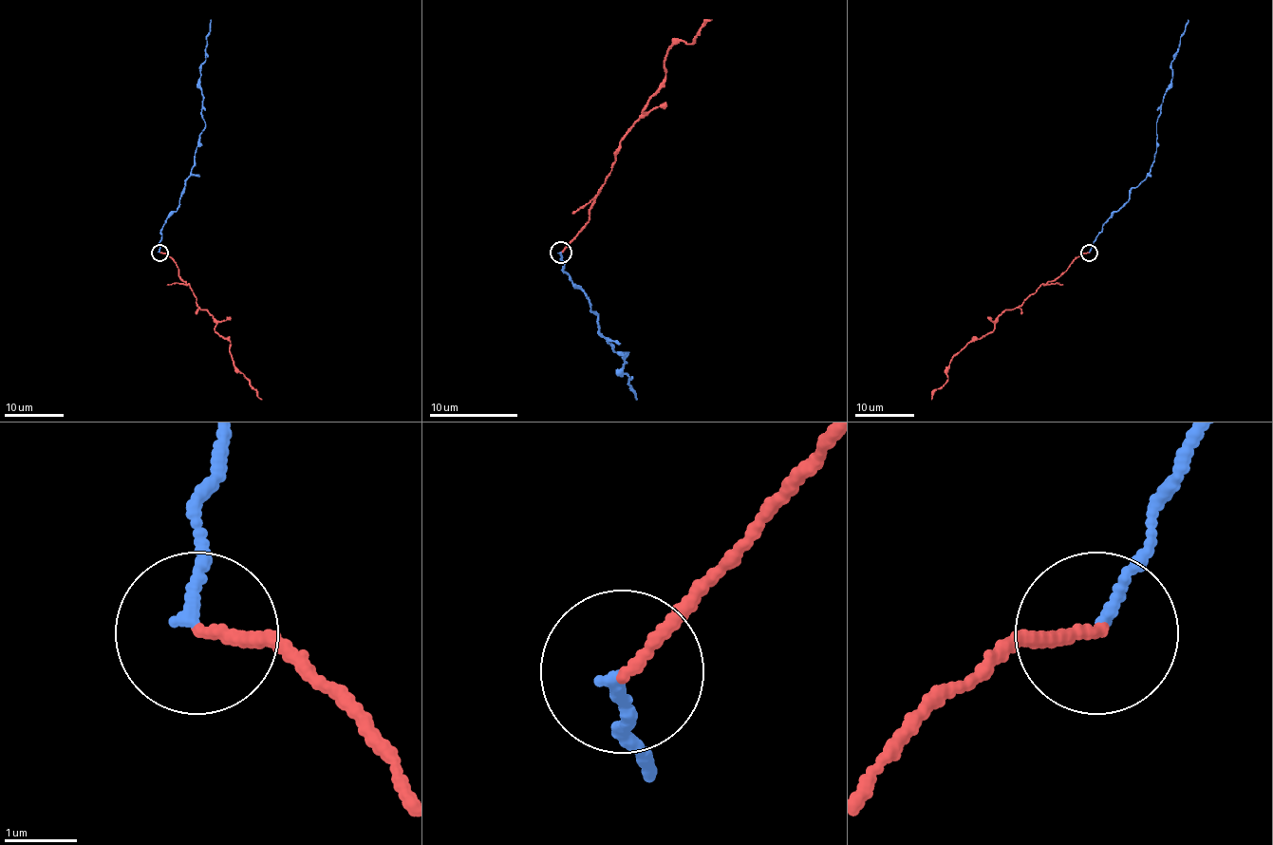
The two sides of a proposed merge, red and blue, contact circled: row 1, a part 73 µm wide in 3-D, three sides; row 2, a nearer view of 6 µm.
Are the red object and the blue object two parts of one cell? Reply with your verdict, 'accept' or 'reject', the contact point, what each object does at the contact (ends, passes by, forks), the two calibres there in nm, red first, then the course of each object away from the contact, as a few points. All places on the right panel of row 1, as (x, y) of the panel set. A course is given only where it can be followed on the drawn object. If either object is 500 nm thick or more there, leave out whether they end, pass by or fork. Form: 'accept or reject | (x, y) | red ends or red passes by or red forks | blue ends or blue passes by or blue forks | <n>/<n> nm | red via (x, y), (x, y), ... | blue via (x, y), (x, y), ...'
accept | (1089, 253) | red ends | blue ends | 150/140 nm | red via (1089, 253), (1081, 253), (1020, 305), (1005, 309), (992, 330), (952, 359), (946, 372), (947, 381), (931, 399) | blue via (1089, 252), (1102, 225), (1125, 204), (1129, 192), (1153, 163), (1156, 122), (1172, 77), (1170, 63), (1188, 19)

